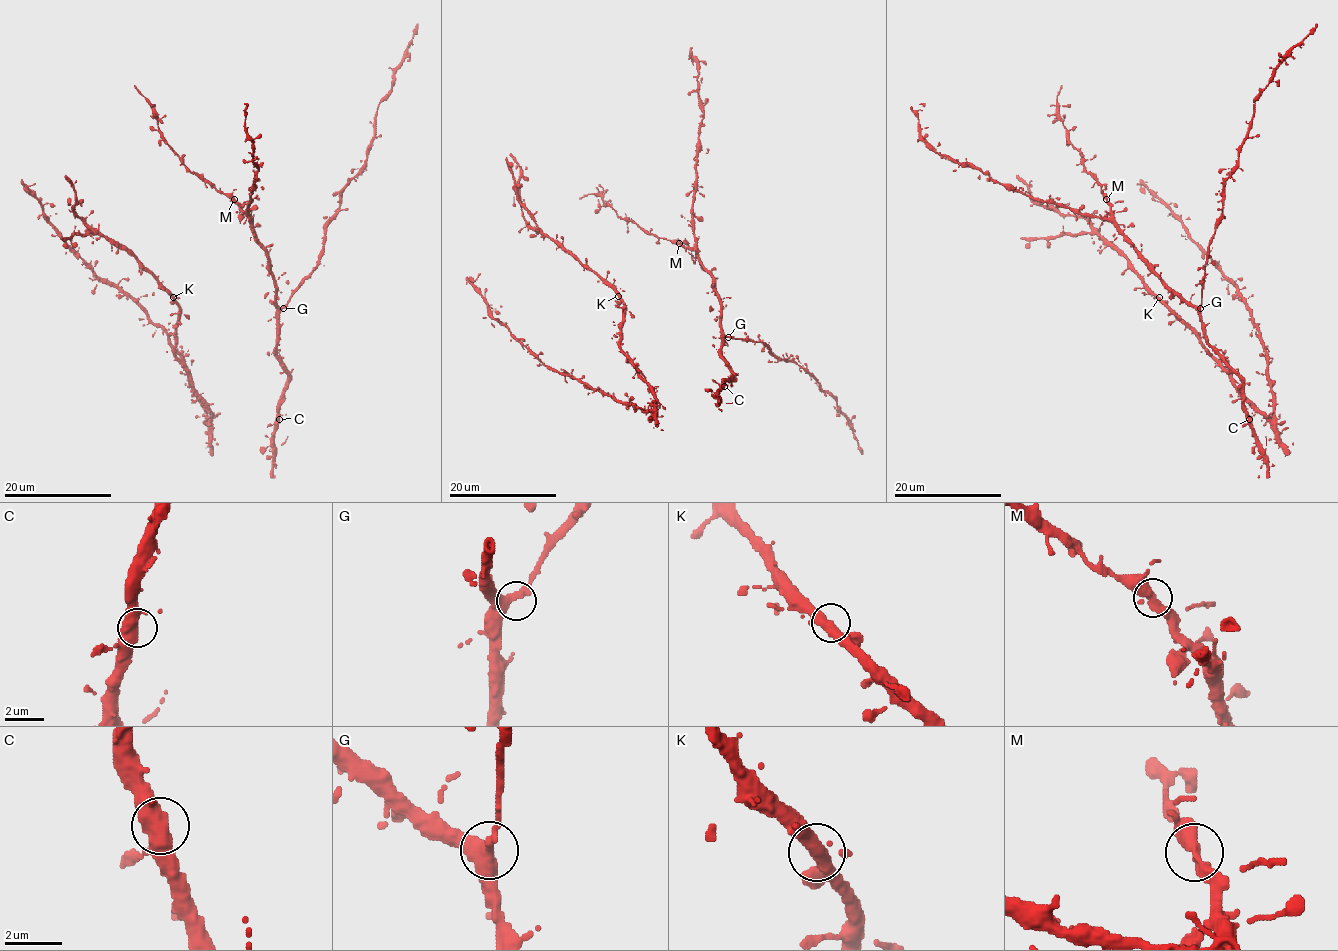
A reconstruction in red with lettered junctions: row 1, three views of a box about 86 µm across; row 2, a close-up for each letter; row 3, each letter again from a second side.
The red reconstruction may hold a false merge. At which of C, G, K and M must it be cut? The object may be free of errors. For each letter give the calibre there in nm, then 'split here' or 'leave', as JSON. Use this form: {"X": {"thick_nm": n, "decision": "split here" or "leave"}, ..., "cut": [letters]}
{"C": {"thick_nm": 480, "decision": "leave"}, "G": {"thick_nm": 380, "decision": "leave"}, "K": {"thick_nm": 400, "decision": "leave"}, "M": {"thick_nm": 400, "decision": "leave"}, "cut": []}

